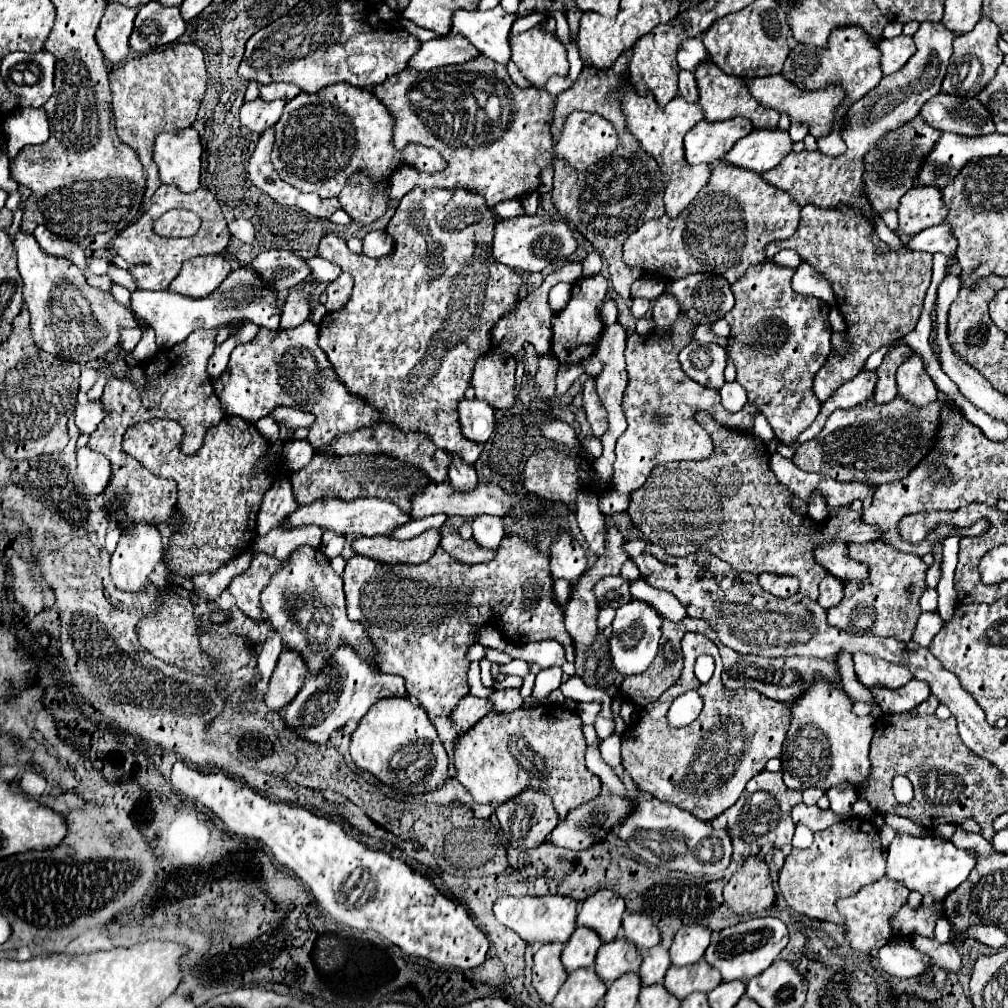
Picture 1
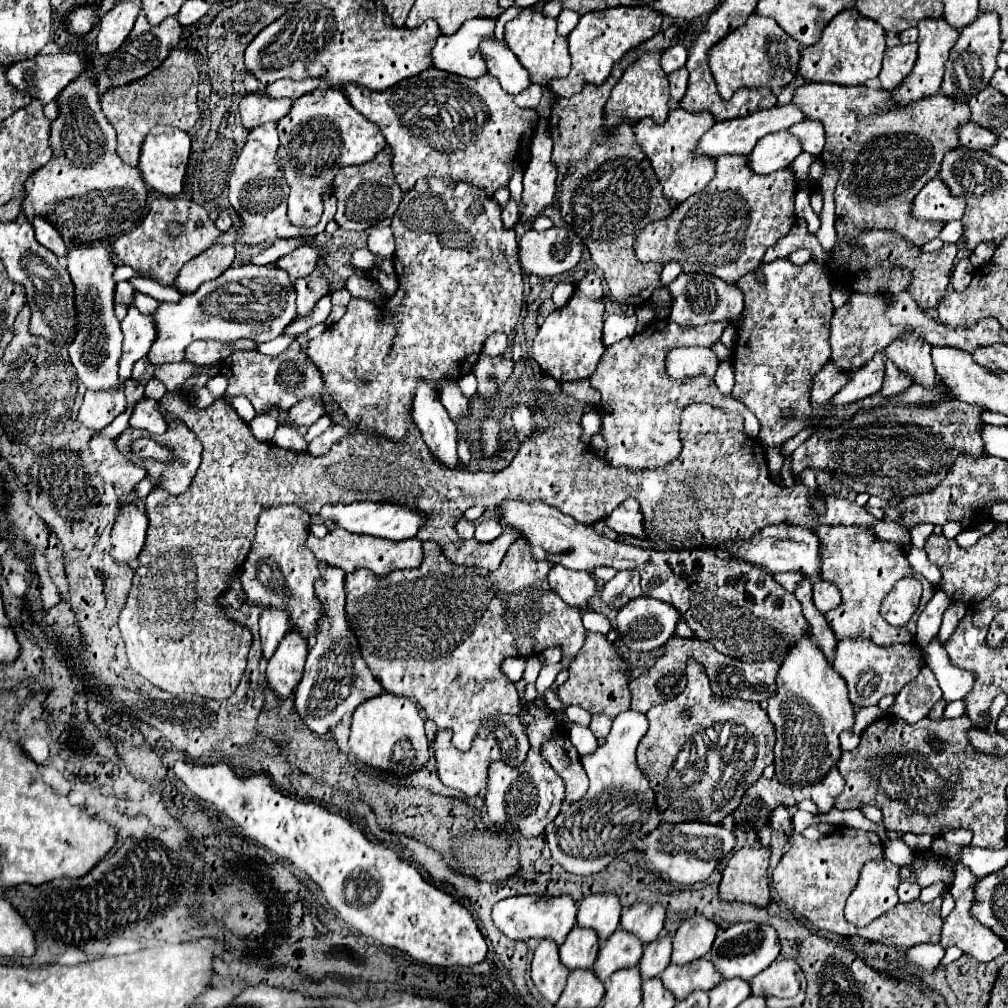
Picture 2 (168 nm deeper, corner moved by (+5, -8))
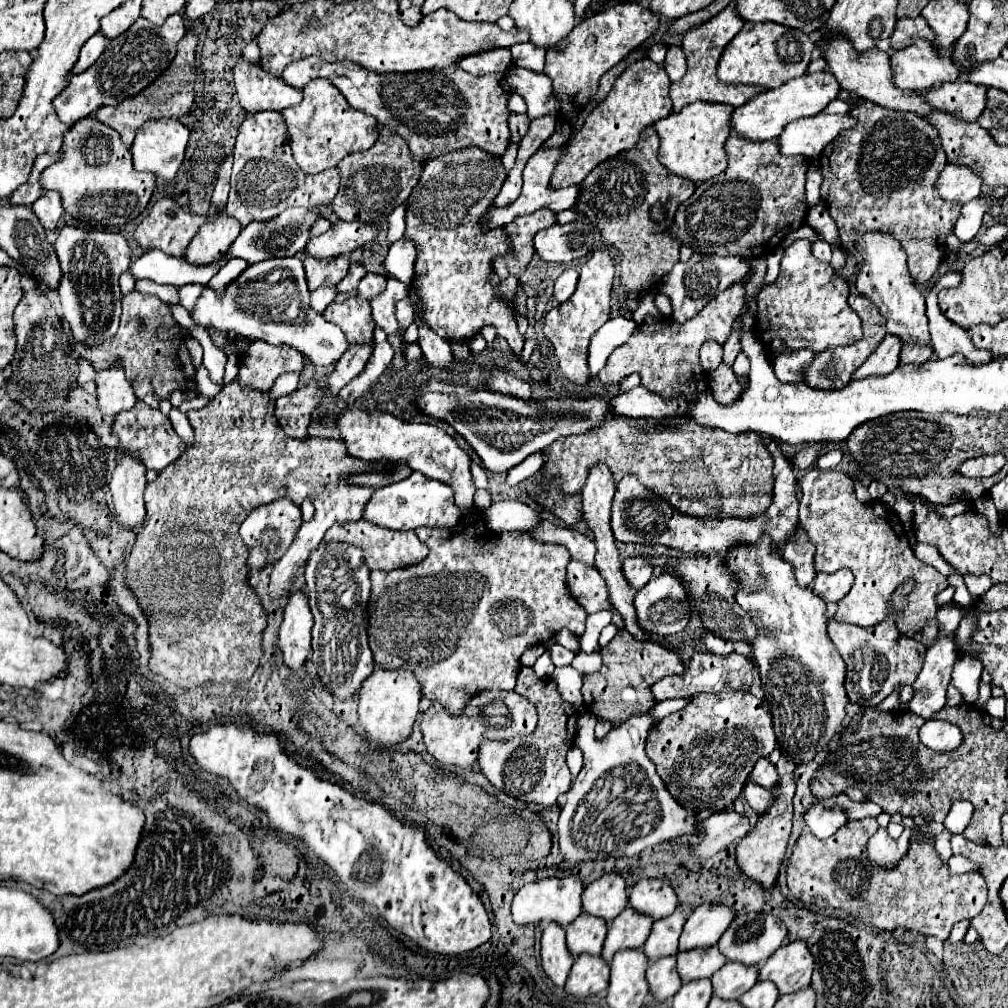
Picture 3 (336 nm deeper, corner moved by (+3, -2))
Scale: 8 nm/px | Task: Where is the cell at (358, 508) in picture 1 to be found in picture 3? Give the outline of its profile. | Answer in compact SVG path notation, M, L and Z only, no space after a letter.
M413 471L407 479L395 485L379 487L373 499L365 505L365 519L387 529L417 529L417 527L453 527L461 519L461 511L453 501L453 489L437 479Z

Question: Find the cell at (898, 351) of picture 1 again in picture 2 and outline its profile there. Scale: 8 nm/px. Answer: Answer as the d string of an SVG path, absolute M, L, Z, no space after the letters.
M887 359L885 361L885 381L883 381L883 387L879 391L881 397L885 399L891 399L895 397L895 393L903 393L907 389L907 385L911 385L911 379L903 373L899 373L899 369L895 369L895 365Z

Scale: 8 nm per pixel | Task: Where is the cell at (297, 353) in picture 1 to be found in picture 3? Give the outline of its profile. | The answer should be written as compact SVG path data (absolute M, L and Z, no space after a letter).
M255 341L249 351L239 357L239 383L249 383L261 391L269 391L275 379L289 371L303 371L303 357L291 347L273 347Z

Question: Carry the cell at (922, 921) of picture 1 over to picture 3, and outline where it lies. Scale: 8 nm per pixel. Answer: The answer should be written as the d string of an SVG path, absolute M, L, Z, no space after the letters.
M873 817L859 819L859 821L847 821L847 825L831 835L827 841L817 839L813 833L803 833L791 853L789 865L787 865L787 887L795 899L799 899L805 905L815 907L835 907L843 909L851 917L863 917L863 921L873 923L881 931L895 931L895 929L909 929L919 931L925 935L939 937L945 941L951 933L951 927L961 919L973 919L981 913L987 901L987 883L981 873L963 873L963 875L951 875L945 861L939 859L935 847L933 847L933 835L927 831L925 825L917 825L917 829L911 833L909 851L903 855L903 859L893 869L885 869L879 865L873 865L867 855L867 841L877 829L877 821Z

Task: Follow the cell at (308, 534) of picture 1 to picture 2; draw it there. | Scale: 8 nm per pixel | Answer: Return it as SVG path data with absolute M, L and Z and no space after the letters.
M331 529L331 533L325 539L319 539L309 533L307 547L310 548L318 561L327 561L329 565L335 565L339 569L355 571L359 567L365 567L373 571L375 575L387 575L397 569L415 569L423 561L423 543L419 539L407 539L407 541L383 541L377 537L359 537L353 533L347 533L343 529Z

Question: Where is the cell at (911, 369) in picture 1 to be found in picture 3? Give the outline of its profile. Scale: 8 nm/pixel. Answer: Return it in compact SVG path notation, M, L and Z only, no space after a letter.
M869 231L855 241L855 247L863 257L855 281L859 295L869 297L879 307L881 315L887 319L887 331L901 337L903 343L927 343L929 331L925 315L925 297L909 275L907 255L901 243L889 233Z

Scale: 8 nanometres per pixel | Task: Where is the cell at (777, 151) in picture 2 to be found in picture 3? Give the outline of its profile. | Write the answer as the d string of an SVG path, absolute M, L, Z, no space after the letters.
M815 115L809 119L795 119L779 135L779 147L783 155L805 155L815 159L821 151L845 129L853 129L857 119L845 115Z

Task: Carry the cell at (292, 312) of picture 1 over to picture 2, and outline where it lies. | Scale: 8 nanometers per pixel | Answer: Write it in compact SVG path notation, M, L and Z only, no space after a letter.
M301 279L295 281L295 293L297 293L297 317L305 317L313 305L329 291L329 285L325 279Z

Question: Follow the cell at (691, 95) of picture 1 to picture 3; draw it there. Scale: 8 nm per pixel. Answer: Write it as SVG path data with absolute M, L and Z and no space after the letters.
M669 45L667 49L667 57L665 57L665 71L671 77L671 81L681 79L687 71L687 61L685 61L685 53L679 45Z

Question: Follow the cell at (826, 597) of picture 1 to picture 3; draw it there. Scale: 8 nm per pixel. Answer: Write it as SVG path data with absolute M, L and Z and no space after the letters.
M839 569L835 573L817 573L813 581L813 591L823 601L841 601L853 585L853 573L849 569Z

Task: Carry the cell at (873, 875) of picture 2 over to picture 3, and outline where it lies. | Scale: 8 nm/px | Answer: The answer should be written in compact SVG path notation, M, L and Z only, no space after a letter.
M879 827L877 833L867 843L869 859L881 867L893 867L893 863L897 863L897 859L905 855L905 849L909 847L909 835L911 835L911 829L905 829L899 839L891 839L887 831Z

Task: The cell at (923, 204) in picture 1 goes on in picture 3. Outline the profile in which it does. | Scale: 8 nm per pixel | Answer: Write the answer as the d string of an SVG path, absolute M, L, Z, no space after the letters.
M947 163L943 173L939 175L937 191L939 191L941 199L965 205L971 199L979 197L981 185L983 185L983 179L969 167Z

